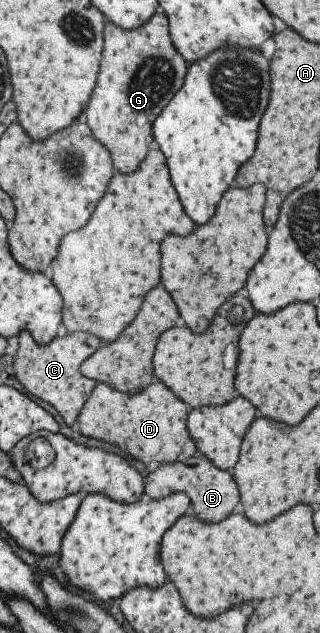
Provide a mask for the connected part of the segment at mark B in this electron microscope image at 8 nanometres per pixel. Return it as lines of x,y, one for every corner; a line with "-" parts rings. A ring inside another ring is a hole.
195,453
180,463
159,465
144,478
144,492
151,499
159,500
170,494
183,493
191,504
190,510
205,524
213,524
229,516
229,512
239,502
235,482
227,472
217,470
202,454

